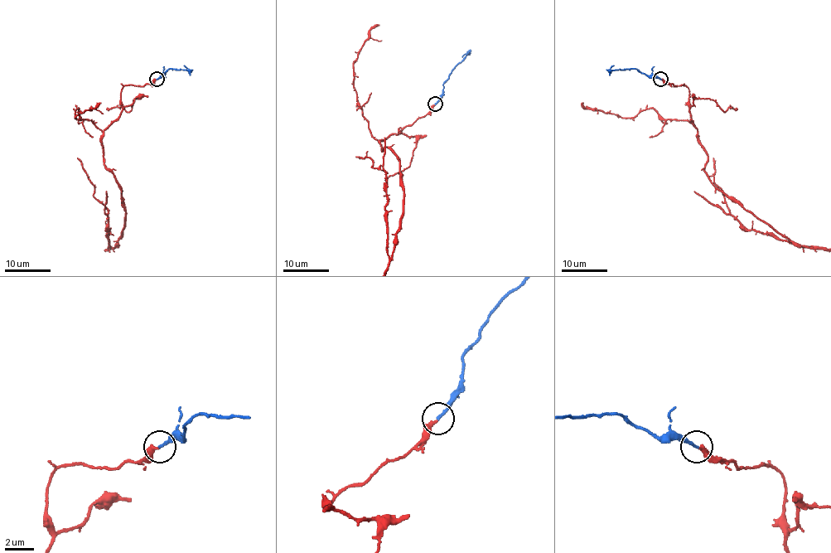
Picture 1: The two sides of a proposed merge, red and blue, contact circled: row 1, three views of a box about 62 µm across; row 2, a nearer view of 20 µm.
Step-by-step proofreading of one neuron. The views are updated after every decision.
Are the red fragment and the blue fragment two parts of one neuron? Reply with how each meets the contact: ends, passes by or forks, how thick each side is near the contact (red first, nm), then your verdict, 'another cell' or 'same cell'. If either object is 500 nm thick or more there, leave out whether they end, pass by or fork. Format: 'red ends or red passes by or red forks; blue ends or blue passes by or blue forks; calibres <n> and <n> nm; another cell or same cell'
red ends; blue ends; calibres 300 and 190 nm; same cell

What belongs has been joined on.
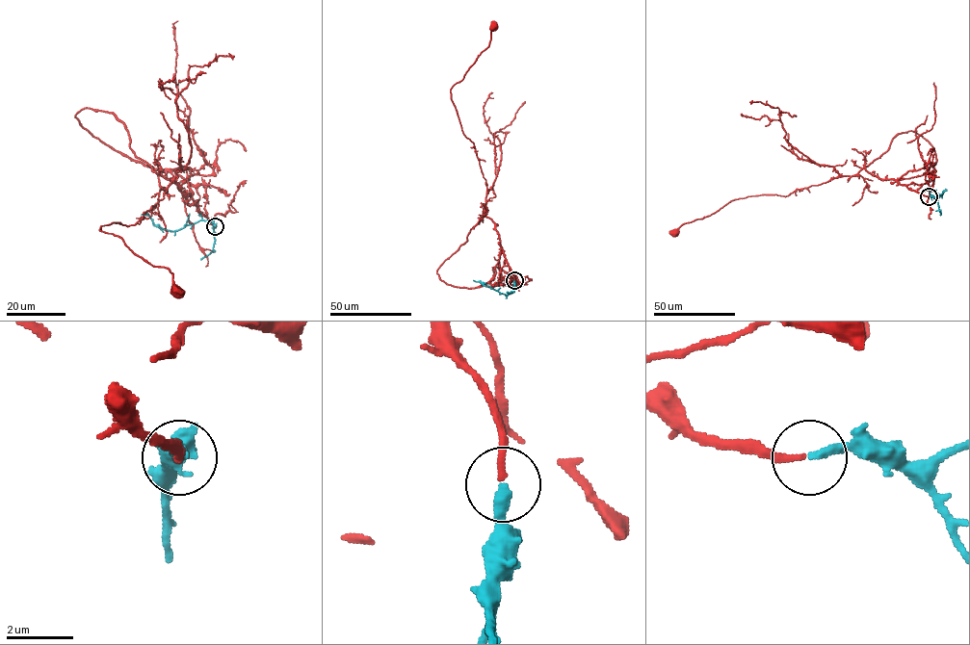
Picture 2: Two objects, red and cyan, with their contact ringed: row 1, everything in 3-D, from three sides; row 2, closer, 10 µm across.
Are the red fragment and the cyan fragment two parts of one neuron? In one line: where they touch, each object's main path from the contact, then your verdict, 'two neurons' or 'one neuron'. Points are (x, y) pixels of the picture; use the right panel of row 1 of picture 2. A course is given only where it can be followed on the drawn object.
(929, 196) | red via (929, 196), (863, 167), (788, 195), (731, 200), (710, 216), (683, 223), (674, 234) | cyan via (929, 196), (943, 193), (934, 199), (929, 190) | one neuron

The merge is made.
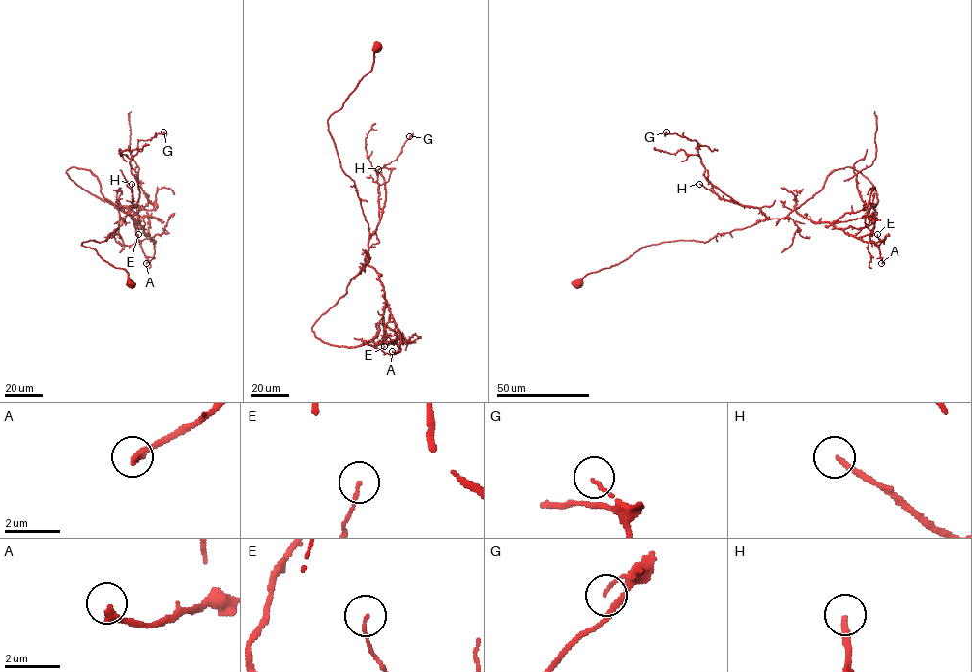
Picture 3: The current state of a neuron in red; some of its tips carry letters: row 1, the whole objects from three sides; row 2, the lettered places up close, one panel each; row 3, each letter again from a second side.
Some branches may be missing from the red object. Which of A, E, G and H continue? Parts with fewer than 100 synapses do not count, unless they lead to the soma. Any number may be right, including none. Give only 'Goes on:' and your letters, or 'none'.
Goes on: H

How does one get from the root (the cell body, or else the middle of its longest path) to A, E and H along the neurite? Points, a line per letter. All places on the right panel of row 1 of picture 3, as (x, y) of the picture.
A: (577, 284), (642, 247), (707, 242), (794, 210), (873, 242), (881, 263)
E: (577, 284), (642, 247), (707, 242), (794, 210), (866, 242), (885, 240), (877, 234)
H: (577, 284), (642, 247), (707, 242), (766, 218), (699, 184)

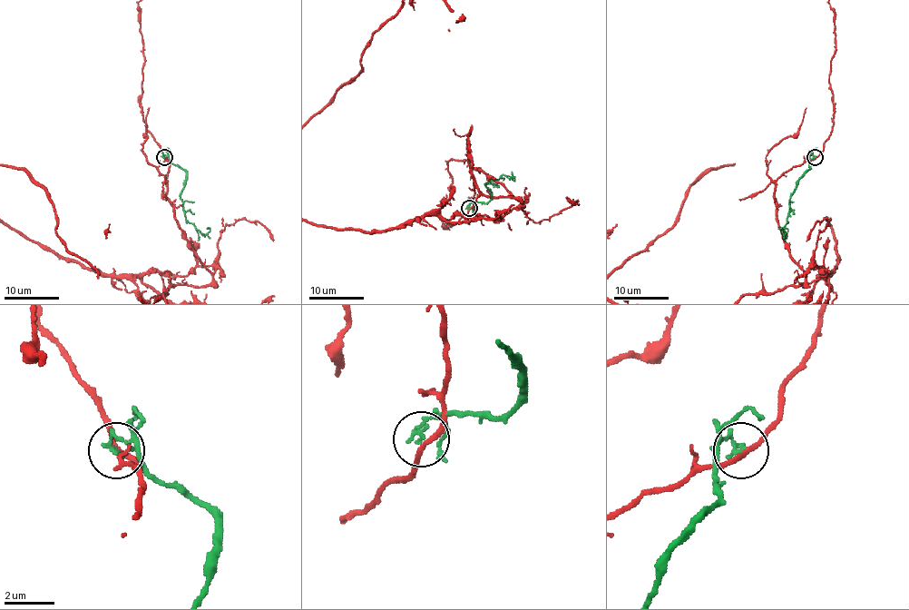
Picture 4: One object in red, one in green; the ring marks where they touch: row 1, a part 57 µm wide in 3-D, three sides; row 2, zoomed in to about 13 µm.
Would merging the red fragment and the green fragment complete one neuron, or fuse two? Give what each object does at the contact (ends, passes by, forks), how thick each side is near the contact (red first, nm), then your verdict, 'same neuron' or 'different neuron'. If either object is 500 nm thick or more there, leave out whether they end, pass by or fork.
red passes by; green ends; calibres 200 and 170 nm; different neuron

